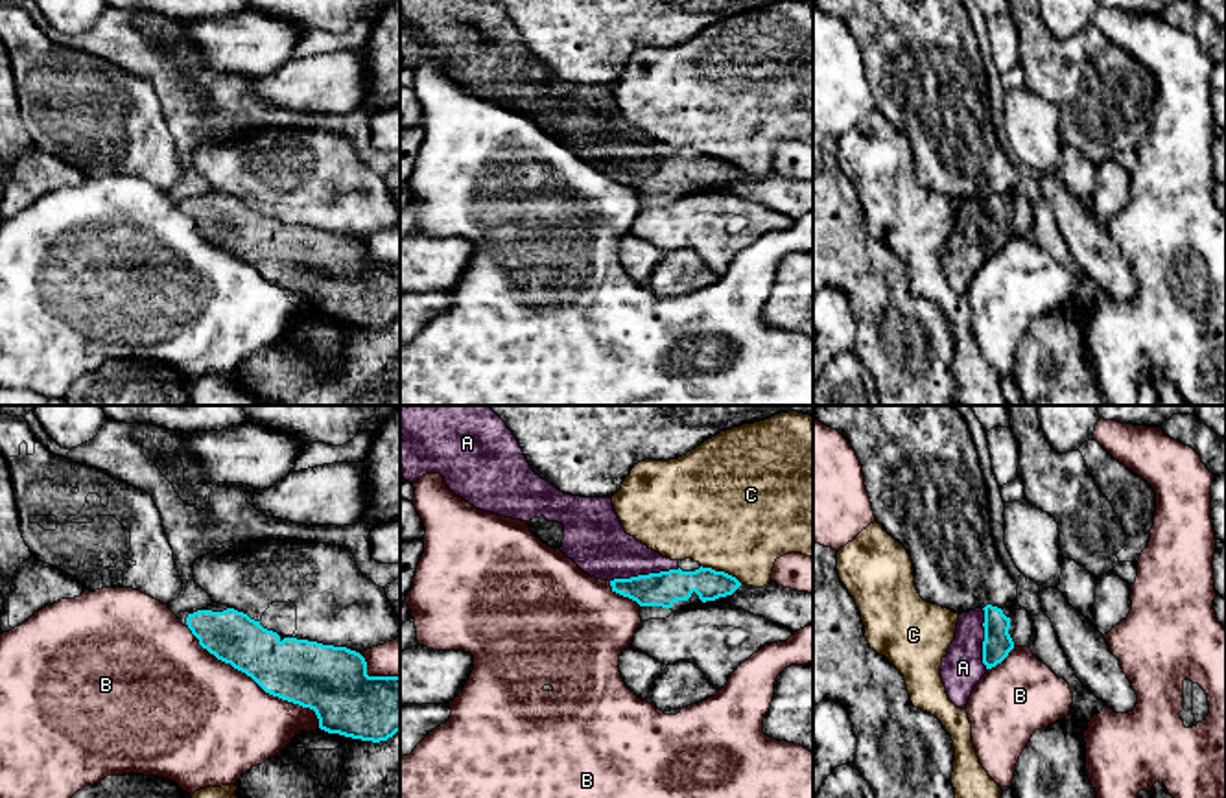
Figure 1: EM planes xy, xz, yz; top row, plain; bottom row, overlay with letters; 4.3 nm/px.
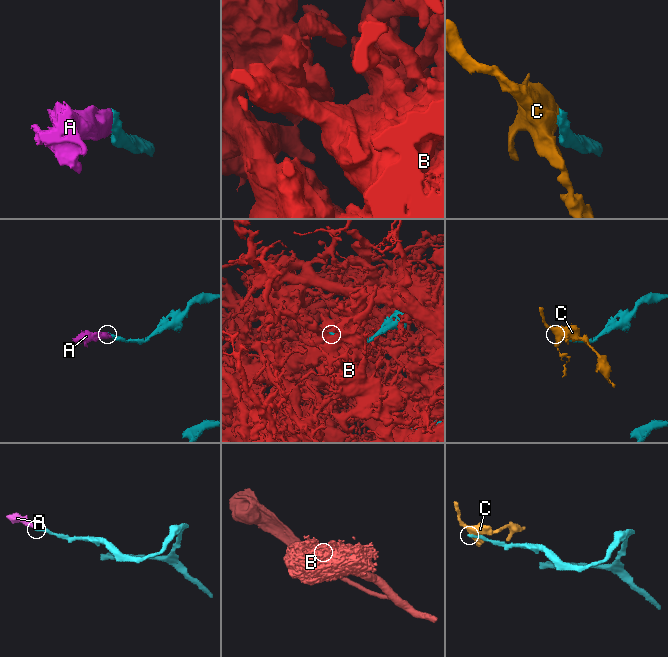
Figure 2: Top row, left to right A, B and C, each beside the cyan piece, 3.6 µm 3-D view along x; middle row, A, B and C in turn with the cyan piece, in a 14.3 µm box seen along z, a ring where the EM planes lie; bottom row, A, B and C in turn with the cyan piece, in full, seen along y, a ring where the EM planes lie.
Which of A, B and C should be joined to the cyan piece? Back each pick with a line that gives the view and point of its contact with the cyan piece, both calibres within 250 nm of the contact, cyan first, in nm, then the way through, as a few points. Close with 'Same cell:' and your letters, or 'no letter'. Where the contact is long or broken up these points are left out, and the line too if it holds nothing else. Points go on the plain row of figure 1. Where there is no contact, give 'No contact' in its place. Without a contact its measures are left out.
A: Touches cyan at xz (644, 163). Thickness 150 nm (cyan) against 260 nm
Same cell: A

